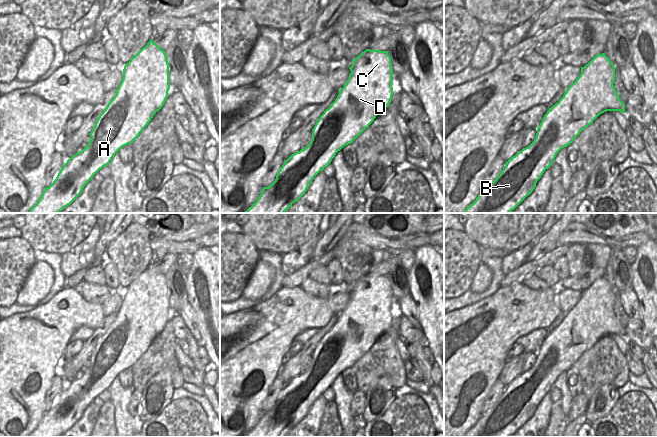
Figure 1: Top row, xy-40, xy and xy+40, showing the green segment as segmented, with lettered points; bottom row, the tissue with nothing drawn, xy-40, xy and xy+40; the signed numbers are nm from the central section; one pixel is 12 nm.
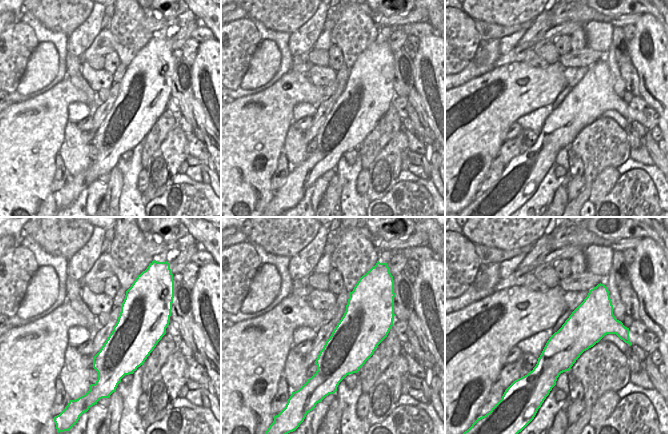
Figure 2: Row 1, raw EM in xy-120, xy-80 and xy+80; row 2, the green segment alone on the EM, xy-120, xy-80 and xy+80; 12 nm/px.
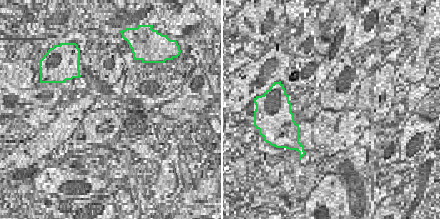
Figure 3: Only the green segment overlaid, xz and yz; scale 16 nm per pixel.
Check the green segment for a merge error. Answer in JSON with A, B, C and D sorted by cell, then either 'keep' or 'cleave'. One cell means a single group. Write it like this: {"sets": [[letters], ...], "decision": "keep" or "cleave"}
{"sets": [["A", "B", "C", "D"]], "decision": "keep"}

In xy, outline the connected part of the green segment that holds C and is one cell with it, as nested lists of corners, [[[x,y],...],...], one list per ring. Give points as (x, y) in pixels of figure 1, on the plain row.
[[[366,273],[356,281],[352,290],[349,291],[351,297],[344,311],[339,314],[339,318],[331,330],[324,335],[316,346],[312,354],[312,364],[307,371],[292,378],[282,389],[276,399],[275,405],[268,411],[264,411],[255,427],[244,437],[284,437],[298,425],[307,415],[314,401],[327,391],[336,377],[344,370],[353,365],[374,345],[376,340],[391,326],[393,319],[392,311],[392,287],[388,275]]]

